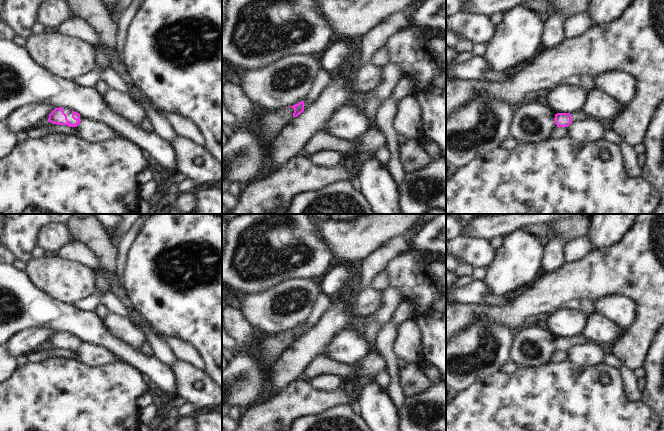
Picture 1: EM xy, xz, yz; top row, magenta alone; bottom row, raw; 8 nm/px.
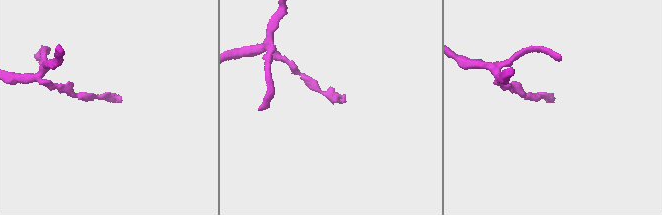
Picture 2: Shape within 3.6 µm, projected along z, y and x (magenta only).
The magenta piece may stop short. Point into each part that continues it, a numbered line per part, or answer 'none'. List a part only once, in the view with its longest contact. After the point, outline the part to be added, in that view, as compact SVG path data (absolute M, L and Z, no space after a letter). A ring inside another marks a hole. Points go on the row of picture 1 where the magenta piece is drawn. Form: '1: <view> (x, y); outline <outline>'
1: xy (67, 111); outline M64 107L64 108L63 108L63 111L64 111L64 113L67 115L68 121L69 121L70 123L72 123L72 124L75 124L75 123L76 123L76 120L74 120L74 119L72 118L72 110L69 109L69 108L67 108L67 107Z

